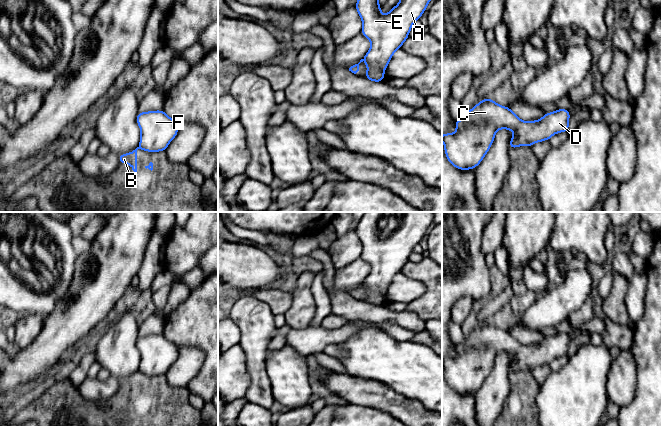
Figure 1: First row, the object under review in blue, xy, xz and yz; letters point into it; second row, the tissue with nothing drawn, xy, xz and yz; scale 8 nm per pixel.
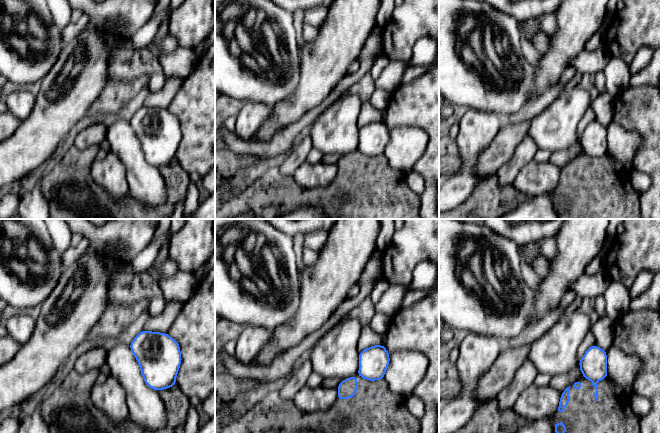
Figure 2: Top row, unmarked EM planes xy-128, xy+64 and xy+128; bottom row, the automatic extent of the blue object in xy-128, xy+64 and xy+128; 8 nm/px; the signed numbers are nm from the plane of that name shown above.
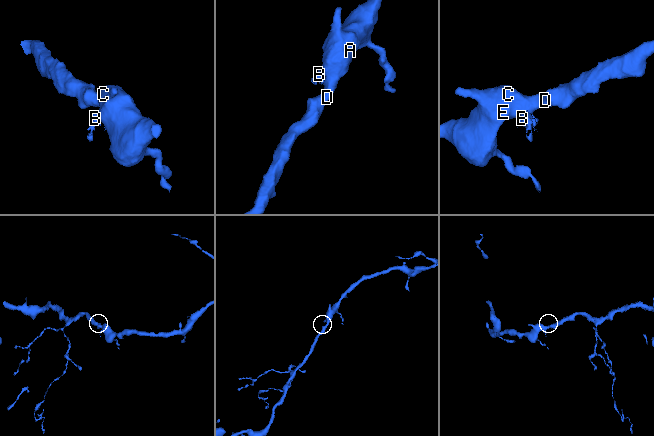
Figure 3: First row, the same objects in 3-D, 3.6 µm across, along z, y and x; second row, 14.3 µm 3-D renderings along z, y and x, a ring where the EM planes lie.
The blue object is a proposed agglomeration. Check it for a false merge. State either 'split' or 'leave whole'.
split

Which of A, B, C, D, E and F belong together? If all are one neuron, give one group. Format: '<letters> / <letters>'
A C D E F / B

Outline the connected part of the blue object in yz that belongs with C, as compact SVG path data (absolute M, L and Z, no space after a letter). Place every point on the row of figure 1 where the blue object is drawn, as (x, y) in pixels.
M486 98L480 100L468 112L465 112L463 119L455 120L455 133L442 135L445 156L449 163L459 170L471 170L476 168L488 153L498 130L506 129L514 132L510 139L510 148L519 146L531 147L534 143L550 140L557 133L568 132L569 119L570 112L566 108L545 113L539 120L523 121L509 107L497 104L491 98Z

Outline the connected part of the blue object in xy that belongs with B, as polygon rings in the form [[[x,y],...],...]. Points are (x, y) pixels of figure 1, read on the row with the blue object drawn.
[[[137,147],[132,152],[118,155],[119,163],[128,164],[132,167],[132,170],[134,172],[137,172],[137,150],[138,149],[141,149],[141,148]]]

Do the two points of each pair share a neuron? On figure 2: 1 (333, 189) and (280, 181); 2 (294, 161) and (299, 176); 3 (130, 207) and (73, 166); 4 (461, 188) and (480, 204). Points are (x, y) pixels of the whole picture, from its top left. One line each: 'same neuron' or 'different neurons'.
1: same neuron
2: different neurons
3: same neuron
4: different neurons

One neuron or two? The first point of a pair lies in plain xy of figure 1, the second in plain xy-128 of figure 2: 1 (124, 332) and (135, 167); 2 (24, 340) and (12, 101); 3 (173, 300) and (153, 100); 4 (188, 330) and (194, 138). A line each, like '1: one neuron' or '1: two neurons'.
1: one neuron
2: one neuron
3: two neurons
4: one neuron

